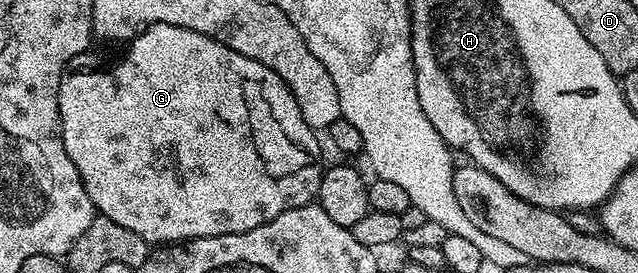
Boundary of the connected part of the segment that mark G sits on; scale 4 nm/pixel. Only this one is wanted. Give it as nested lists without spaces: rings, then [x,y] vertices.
[[[154,23],[139,32],[126,47],[127,52],[116,67],[111,67],[108,71],[90,71],[87,67],[80,71],[68,70],[61,77],[59,86],[59,128],[63,131],[65,153],[69,153],[69,161],[77,165],[77,173],[98,214],[109,221],[117,221],[117,225],[125,225],[125,229],[133,229],[133,233],[137,233],[137,237],[141,237],[149,245],[170,245],[184,239],[245,233],[249,229],[257,229],[257,225],[273,221],[273,217],[281,217],[281,213],[289,209],[304,207],[318,196],[325,170],[324,164],[319,164],[320,136],[312,131],[305,117],[301,117],[299,102],[283,84],[281,77],[273,73],[273,69],[261,65],[261,61],[241,57],[241,53],[193,29],[164,23]]]

